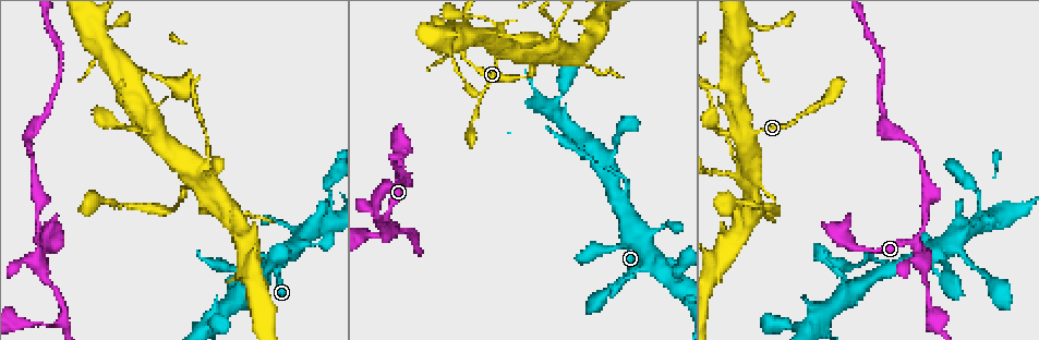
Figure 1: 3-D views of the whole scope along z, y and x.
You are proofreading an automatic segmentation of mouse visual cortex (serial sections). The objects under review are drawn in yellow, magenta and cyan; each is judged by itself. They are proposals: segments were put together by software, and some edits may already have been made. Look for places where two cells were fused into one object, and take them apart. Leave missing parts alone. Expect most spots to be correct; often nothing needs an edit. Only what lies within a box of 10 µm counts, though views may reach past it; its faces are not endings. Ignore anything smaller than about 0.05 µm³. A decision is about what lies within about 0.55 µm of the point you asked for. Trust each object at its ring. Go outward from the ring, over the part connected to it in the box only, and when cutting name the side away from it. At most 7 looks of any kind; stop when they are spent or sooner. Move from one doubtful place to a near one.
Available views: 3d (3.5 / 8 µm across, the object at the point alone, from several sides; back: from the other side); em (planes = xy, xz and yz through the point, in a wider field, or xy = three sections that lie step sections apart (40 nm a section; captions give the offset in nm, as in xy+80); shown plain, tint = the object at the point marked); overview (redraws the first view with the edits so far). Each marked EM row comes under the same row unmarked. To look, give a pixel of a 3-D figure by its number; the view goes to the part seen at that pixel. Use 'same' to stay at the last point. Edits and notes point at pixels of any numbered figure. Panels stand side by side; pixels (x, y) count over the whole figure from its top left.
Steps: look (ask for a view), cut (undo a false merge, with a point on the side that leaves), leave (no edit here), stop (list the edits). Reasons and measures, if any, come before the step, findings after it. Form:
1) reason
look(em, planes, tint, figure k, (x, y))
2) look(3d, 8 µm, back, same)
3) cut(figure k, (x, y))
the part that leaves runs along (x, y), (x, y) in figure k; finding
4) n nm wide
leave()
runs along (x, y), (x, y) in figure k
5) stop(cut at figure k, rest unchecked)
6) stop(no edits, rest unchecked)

abrupt turn
look(3d, 3.5 µm, figure 1, (411, 235))

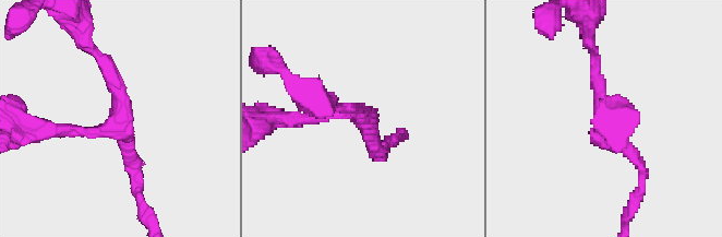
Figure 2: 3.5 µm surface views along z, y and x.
3 arms; arms of 150, 150, 200 nm; shape alone is not enough
look(em, xy, step 2, tint, figure 2, (362, 114))

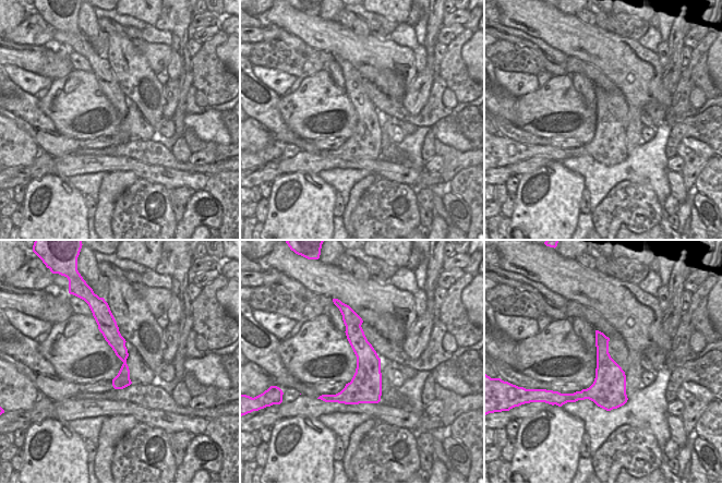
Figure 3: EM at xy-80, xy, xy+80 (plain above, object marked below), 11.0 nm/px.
leave()
runs along (98, 56), (119, 119), (95, 133), (45, 129) in figure 2; one cell here

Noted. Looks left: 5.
look(3d, 3.5 µm, back, figure 1, (583, 146))

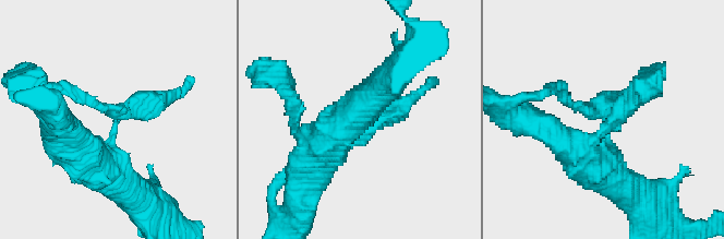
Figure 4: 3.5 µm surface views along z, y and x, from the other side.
now the EM
look(em, xy, step 2, tint, figure 4, (115, 124))

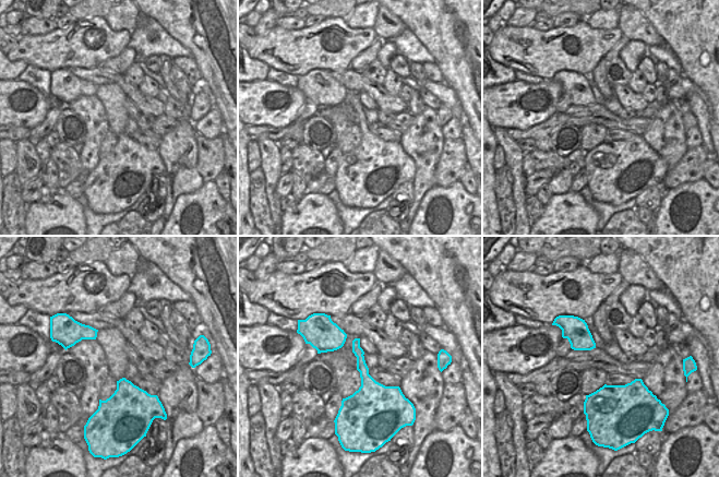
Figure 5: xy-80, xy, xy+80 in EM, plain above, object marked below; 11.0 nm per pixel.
leave()
runs along (77, 155), (101, 166), (111, 129), (171, 95) in figure 4; continuous, no second cell

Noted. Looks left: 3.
a narrow waist
look(3d, 3.5 µm, figure 1, (177, 205))

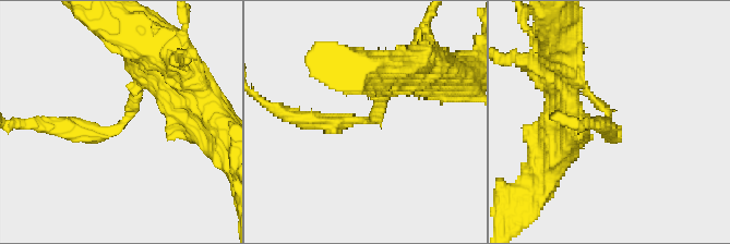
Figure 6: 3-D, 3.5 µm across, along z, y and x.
arms of 200, 250 nm
look(em, xy, step 5, tint, figure 6, (121, 123))

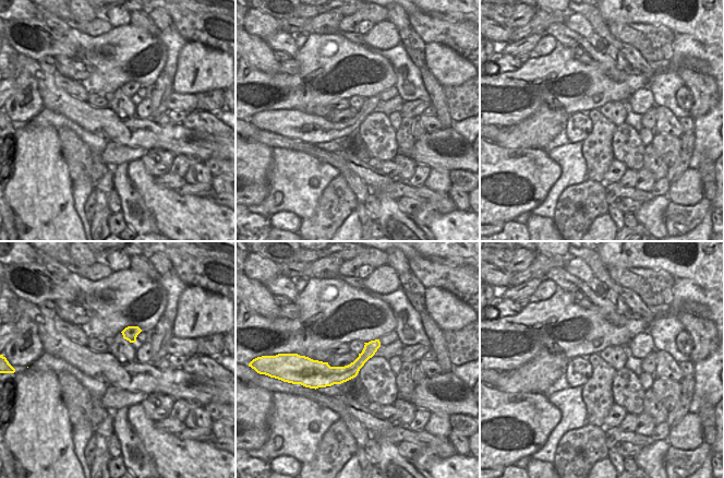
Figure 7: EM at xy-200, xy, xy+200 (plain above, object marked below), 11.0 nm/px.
leave()
runs along (143, 68), (123, 124), (106, 134), (56, 124) in figure 6; continuous, no second cell

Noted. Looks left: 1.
stop(no edits, rest unchecked)

